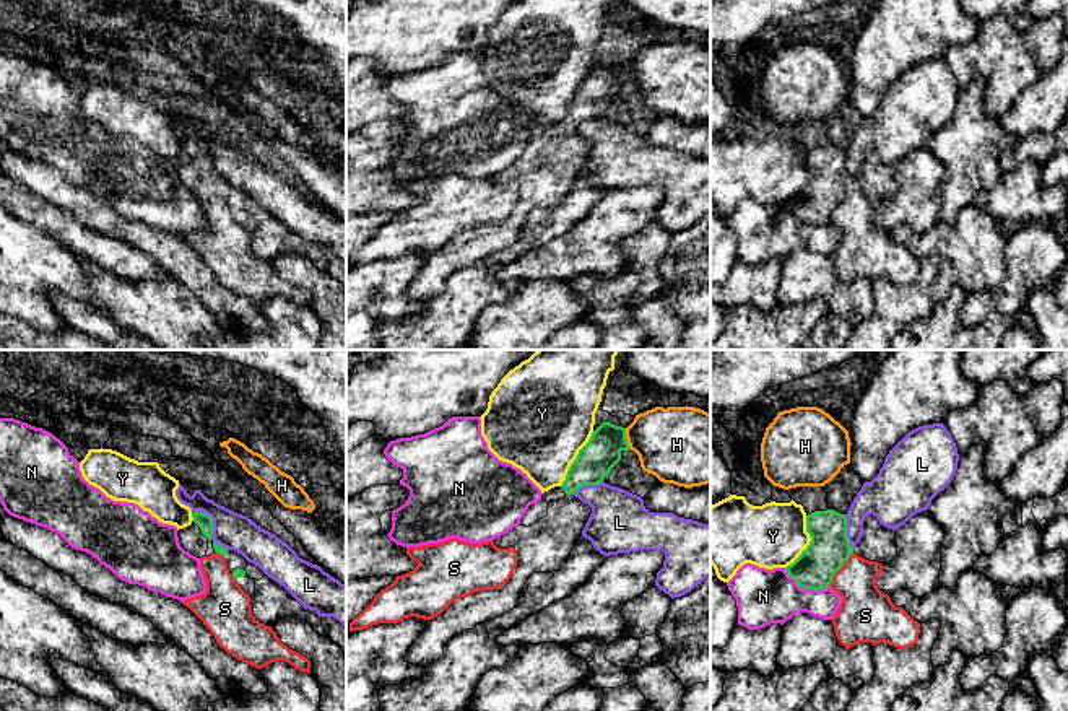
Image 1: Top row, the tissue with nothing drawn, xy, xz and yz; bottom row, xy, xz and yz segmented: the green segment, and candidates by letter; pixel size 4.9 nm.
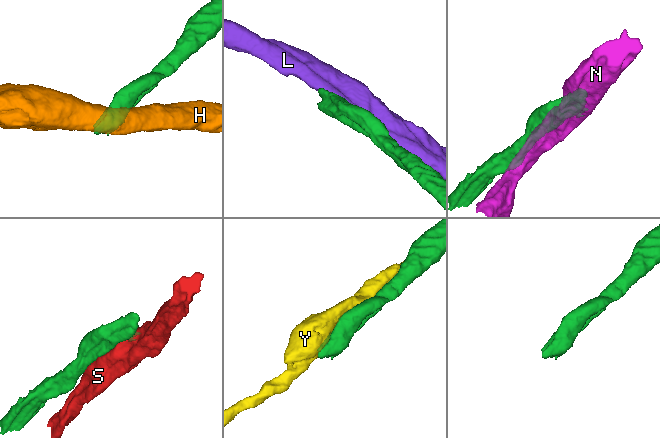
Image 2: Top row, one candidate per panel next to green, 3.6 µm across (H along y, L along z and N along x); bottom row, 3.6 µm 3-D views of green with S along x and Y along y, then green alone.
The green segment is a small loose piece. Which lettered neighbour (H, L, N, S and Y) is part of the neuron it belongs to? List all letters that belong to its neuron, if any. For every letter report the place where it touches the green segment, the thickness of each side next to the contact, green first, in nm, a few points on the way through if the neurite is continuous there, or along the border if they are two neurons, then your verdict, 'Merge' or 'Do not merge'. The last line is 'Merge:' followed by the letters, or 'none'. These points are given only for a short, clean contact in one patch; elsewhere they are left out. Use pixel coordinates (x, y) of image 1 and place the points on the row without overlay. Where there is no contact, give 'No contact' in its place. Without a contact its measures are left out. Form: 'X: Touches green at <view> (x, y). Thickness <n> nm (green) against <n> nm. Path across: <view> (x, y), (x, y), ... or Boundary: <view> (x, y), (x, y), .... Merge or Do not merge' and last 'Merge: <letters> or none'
H: Touches green at xz (626, 74). Thickness 180 nm (green) against 360 nm. Boundary: xz (625, 64), (629, 83). Do not merge
L: Touches green at xy (212, 165). Thickness 80 nm (green) against 180 nm. Boundary: xy (194, 145), (204, 147), (212, 155), (212, 174), (228, 184). Do not merge
N: Touches green at yz (805, 223). Thickness 200 nm (green) against 280 nm. Do not merge
S: Touches green at yz (839, 204). Thickness 200 nm (green) against 240 nm. Do not merge
Y: Touches green at yz (810, 178). Thickness 200 nm (green) against 320 nm. Do not merge
Merge: none

